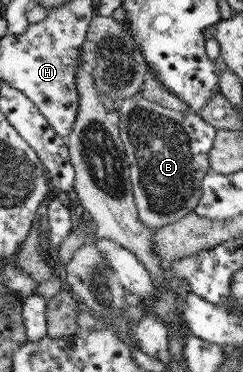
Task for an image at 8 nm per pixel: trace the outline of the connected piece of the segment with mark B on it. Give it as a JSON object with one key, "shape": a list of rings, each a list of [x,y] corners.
{"shape":[[[130,97],[116,101],[118,108],[114,118],[124,149],[131,165],[131,185],[140,221],[157,230],[185,217],[197,207],[201,197],[201,184],[209,167],[209,151],[212,149],[216,130],[194,111],[172,111],[148,101],[148,98]]]}

